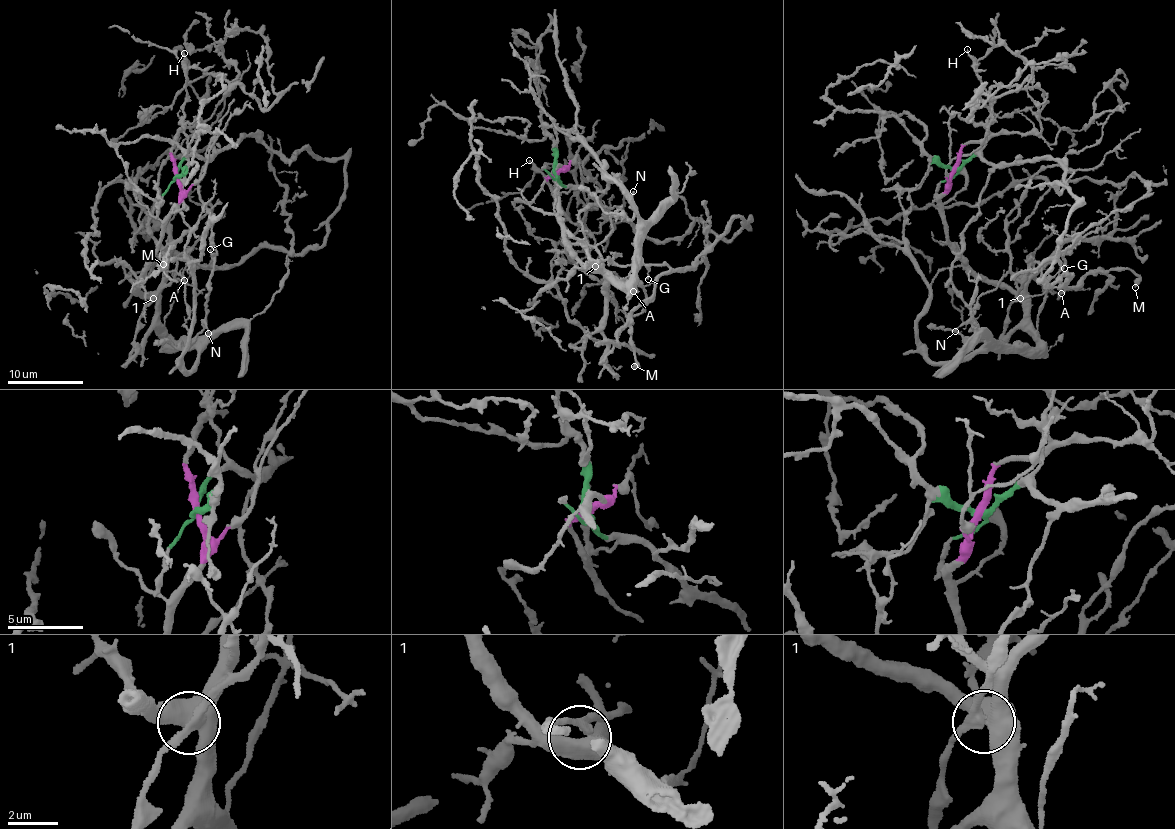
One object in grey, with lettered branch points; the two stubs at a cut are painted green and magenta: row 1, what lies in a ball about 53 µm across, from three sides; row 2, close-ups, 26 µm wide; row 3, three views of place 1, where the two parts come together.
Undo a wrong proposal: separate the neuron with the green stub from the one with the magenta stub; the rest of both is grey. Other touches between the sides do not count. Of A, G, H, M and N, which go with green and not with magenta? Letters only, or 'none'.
G, H, M, N

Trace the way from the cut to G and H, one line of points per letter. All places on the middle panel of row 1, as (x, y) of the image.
G: (556, 173), (658, 239), (702, 220), (727, 240), (752, 221), (731, 219), (690, 265), (652, 265), (647, 279)
H: (556, 173), (570, 188), (560, 194), (553, 192), (556, 191), (528, 160)

